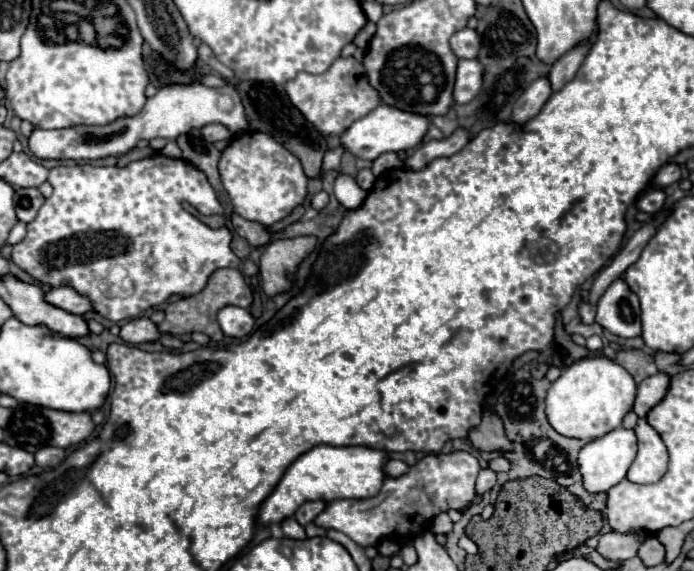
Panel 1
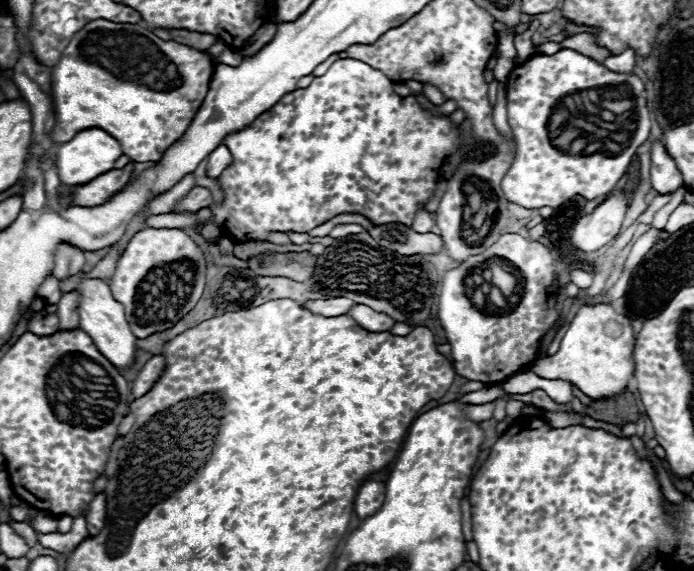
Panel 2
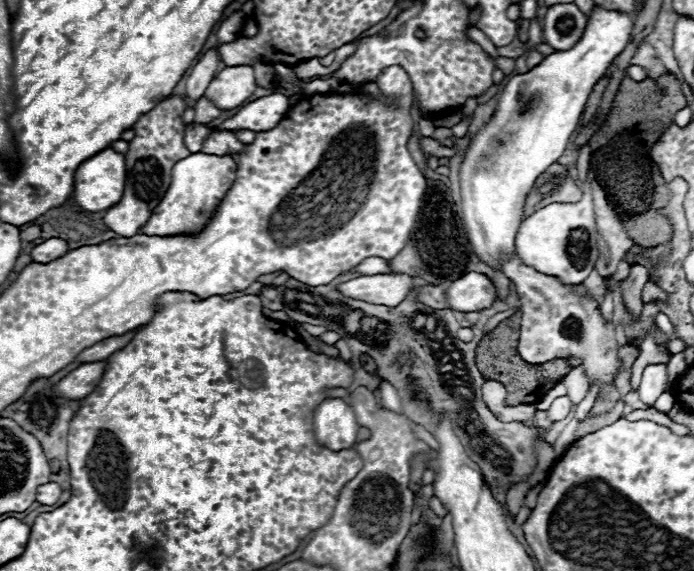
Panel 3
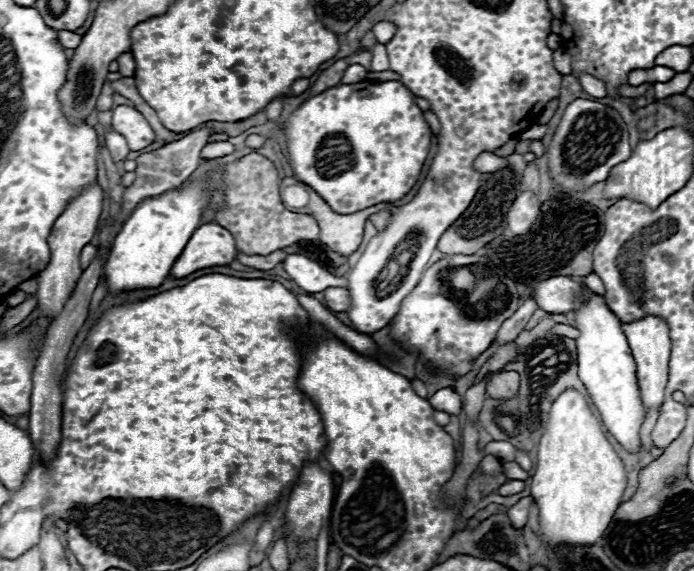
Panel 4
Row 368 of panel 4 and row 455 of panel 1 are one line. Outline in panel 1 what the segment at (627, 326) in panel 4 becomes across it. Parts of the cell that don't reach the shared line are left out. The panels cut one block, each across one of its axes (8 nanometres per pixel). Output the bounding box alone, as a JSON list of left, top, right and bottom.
[626,420,668,484]

